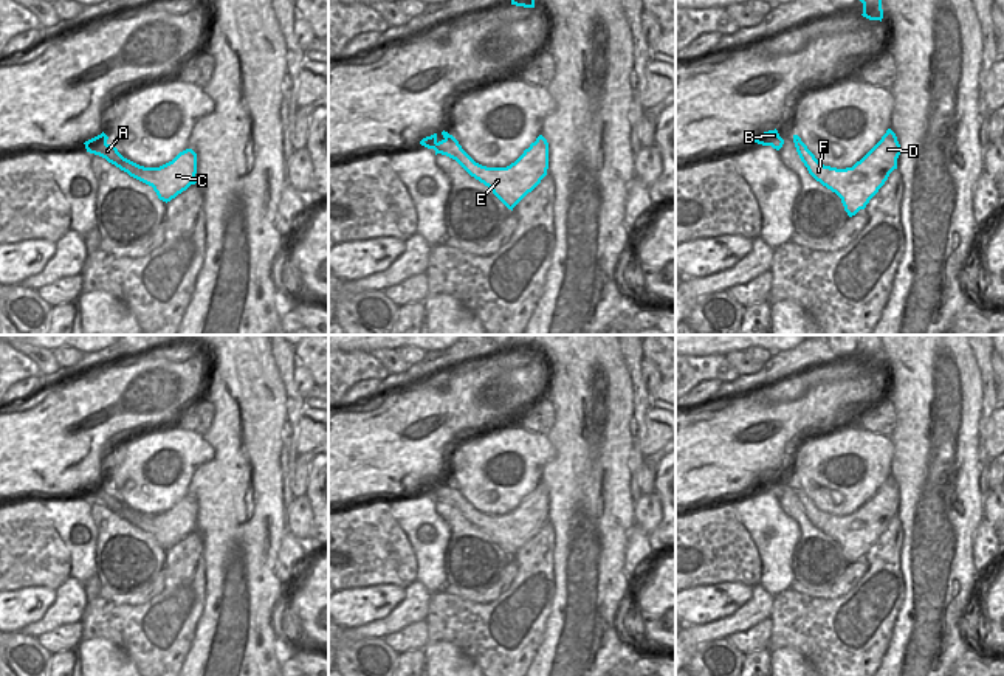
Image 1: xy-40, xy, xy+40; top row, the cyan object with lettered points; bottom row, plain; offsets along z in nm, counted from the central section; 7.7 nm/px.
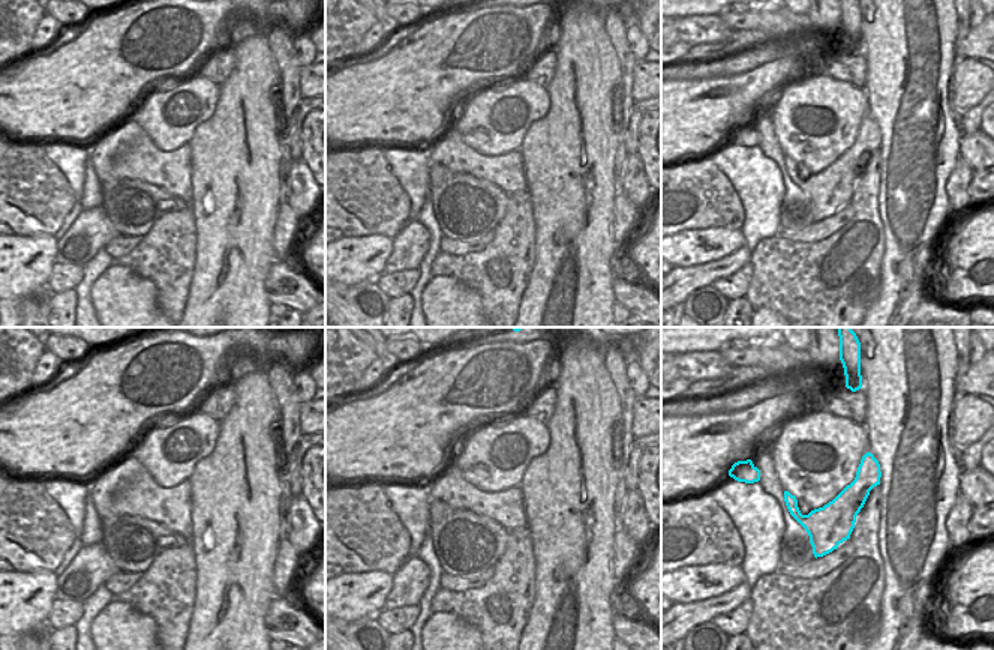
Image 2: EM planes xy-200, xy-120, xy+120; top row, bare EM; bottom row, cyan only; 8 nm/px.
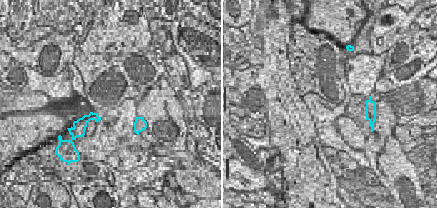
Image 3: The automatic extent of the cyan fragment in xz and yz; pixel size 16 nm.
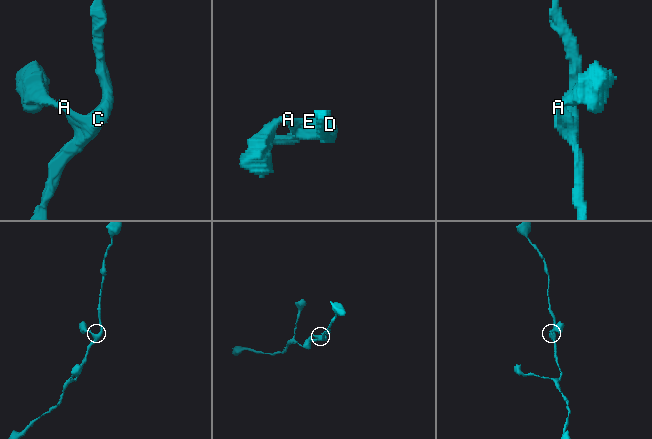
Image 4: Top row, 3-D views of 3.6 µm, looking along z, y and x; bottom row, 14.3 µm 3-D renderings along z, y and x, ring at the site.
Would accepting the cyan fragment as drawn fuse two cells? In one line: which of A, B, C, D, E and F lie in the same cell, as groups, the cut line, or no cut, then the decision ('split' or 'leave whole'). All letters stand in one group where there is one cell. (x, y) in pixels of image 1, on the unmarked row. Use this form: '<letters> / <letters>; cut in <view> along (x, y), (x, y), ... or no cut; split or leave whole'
A B C D E F; no cut; leave whole

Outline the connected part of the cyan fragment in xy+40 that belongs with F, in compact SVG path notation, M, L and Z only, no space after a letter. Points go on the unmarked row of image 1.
M891 476L860 509L846 516L821 512L798 482L793 482L793 490L809 521L841 546L849 564L866 555L889 521L897 516L900 502L900 491Z

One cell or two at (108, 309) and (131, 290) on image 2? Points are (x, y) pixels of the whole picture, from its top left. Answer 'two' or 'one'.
one

